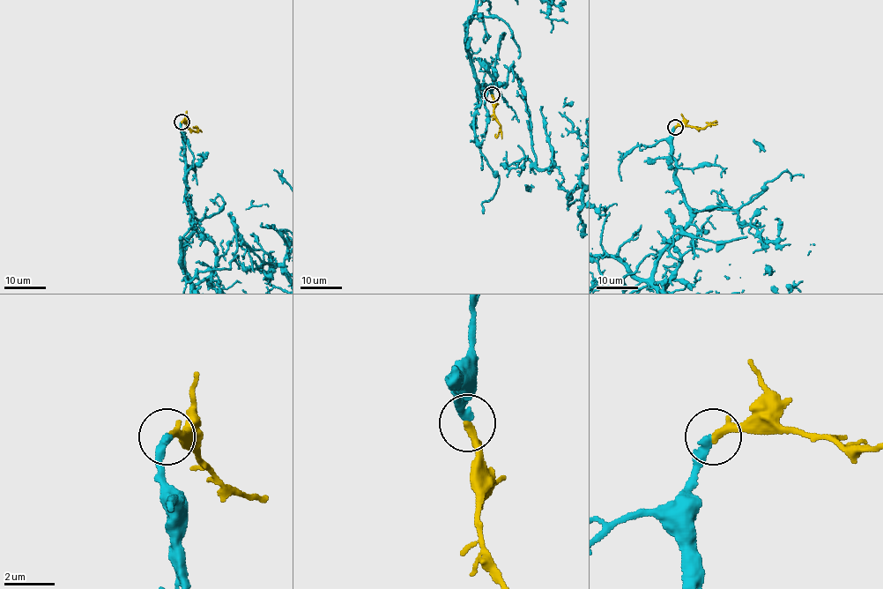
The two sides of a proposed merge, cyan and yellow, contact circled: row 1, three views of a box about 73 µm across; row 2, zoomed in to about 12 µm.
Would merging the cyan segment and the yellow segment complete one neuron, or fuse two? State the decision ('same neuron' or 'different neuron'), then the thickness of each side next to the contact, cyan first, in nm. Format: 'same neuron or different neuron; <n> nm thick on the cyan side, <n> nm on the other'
same neuron; 360 nm thick on the cyan side, 300 nm on the other

